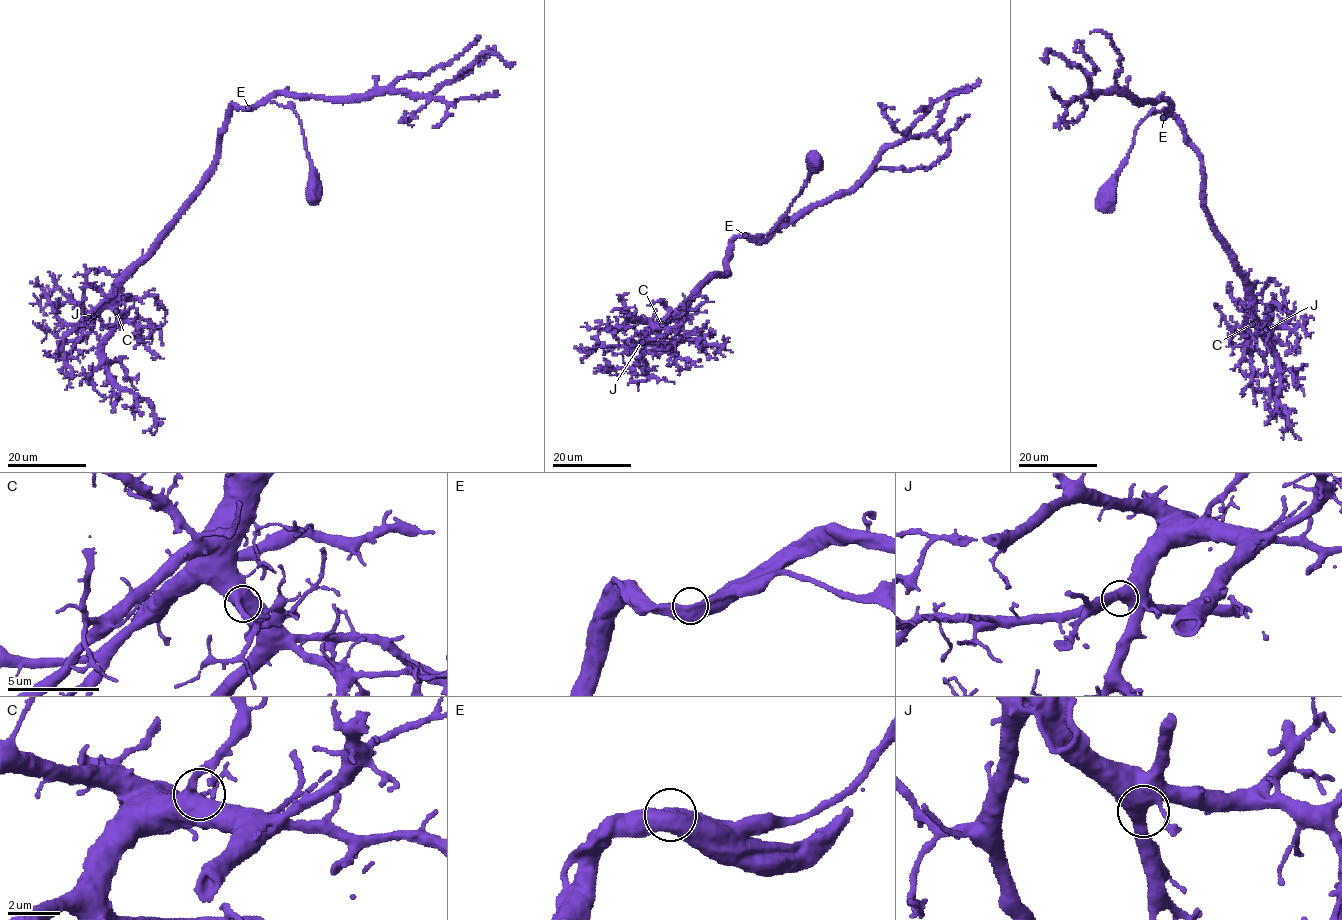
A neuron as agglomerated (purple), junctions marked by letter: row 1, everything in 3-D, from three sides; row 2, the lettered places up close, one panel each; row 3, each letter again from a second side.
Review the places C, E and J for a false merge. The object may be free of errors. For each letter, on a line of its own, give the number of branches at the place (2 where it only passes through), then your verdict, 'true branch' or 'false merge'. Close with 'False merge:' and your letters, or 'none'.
C: branches 2; true branch
E: branches 2; true branch
J: branches 2; true branch
False merge: none

